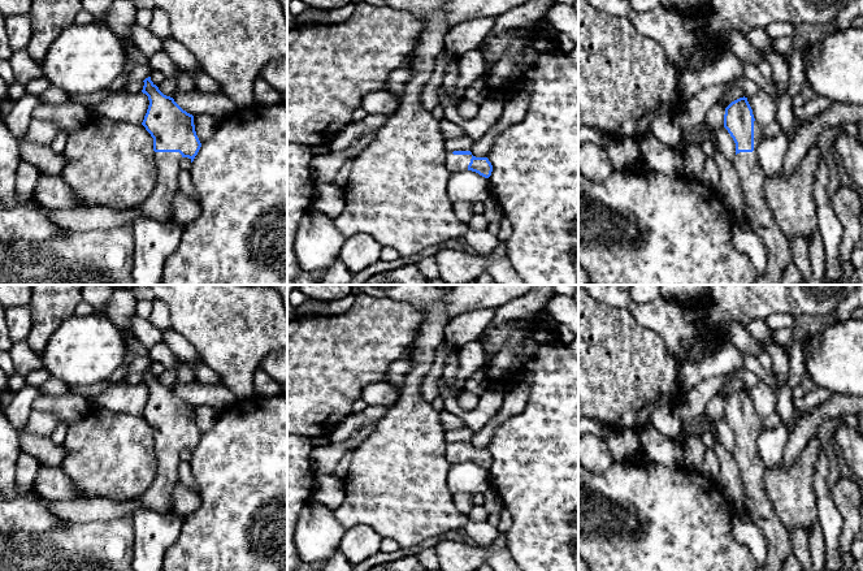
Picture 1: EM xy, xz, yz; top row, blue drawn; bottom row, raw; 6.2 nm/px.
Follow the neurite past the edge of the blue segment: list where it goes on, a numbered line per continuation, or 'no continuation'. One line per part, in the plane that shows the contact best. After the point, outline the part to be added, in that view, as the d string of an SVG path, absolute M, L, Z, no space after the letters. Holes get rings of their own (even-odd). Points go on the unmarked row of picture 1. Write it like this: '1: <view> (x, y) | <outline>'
1: yz (751, 468) | M755 411L754 442L737 445L732 455L745 488L745 512L762 529L767 542L766 561L758 563L755 571L781 571L785 559L793 554L793 545L788 529L775 514L766 494L763 483L766 464L756 447L756 438L762 431L764 431L763 419Z

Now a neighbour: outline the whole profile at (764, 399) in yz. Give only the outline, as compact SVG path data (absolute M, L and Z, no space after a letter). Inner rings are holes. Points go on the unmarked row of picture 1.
M762 381L759 385L747 389L747 393L753 401L754 410L762 419L776 411L777 395L766 382Z

